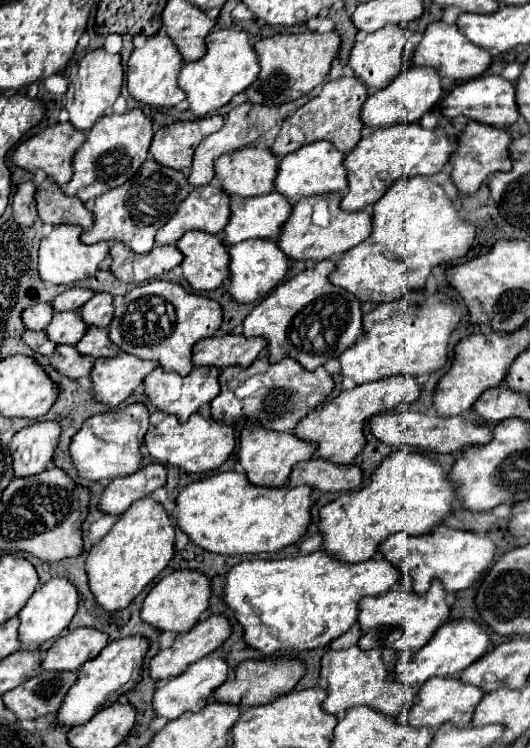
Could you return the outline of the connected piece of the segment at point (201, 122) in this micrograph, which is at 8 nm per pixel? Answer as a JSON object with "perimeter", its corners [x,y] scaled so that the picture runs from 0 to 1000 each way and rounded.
{"perimeter":[[[392,154],[366,162],[336,162],[313,170],[302,170],[291,178],[283,207],[294,218],[325,223],[332,229],[355,229],[362,221],[362,205],[377,189],[408,178],[423,167],[423,156]]]}

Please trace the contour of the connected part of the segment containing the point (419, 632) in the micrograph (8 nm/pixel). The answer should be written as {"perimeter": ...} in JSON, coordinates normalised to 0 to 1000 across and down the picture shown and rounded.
{"perimeter":[[[819,777],[800,795],[774,790],[728,790],[709,798],[687,798],[675,806],[675,833],[683,852],[675,854],[679,868],[751,868],[755,873],[781,873],[823,846],[823,841],[845,828],[849,811],[838,803],[838,785]]]}

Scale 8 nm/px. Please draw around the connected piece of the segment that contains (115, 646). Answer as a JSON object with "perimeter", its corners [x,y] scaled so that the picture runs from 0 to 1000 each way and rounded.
{"perimeter":[[[242,852],[204,860],[185,878],[162,884],[147,894],[143,913],[128,921],[121,940],[113,943],[113,953],[106,956],[106,967],[113,972],[143,972],[174,961],[185,948],[196,948],[226,934],[242,921],[249,921],[268,908],[268,881],[279,870],[279,857],[272,852]]]}

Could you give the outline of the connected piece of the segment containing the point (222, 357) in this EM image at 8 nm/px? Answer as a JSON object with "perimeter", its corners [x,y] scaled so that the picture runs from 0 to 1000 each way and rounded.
{"perimeter":[[[404,448],[374,456],[362,464],[362,485],[374,491],[468,491],[491,472],[502,456],[494,451],[464,453],[460,448]]]}

